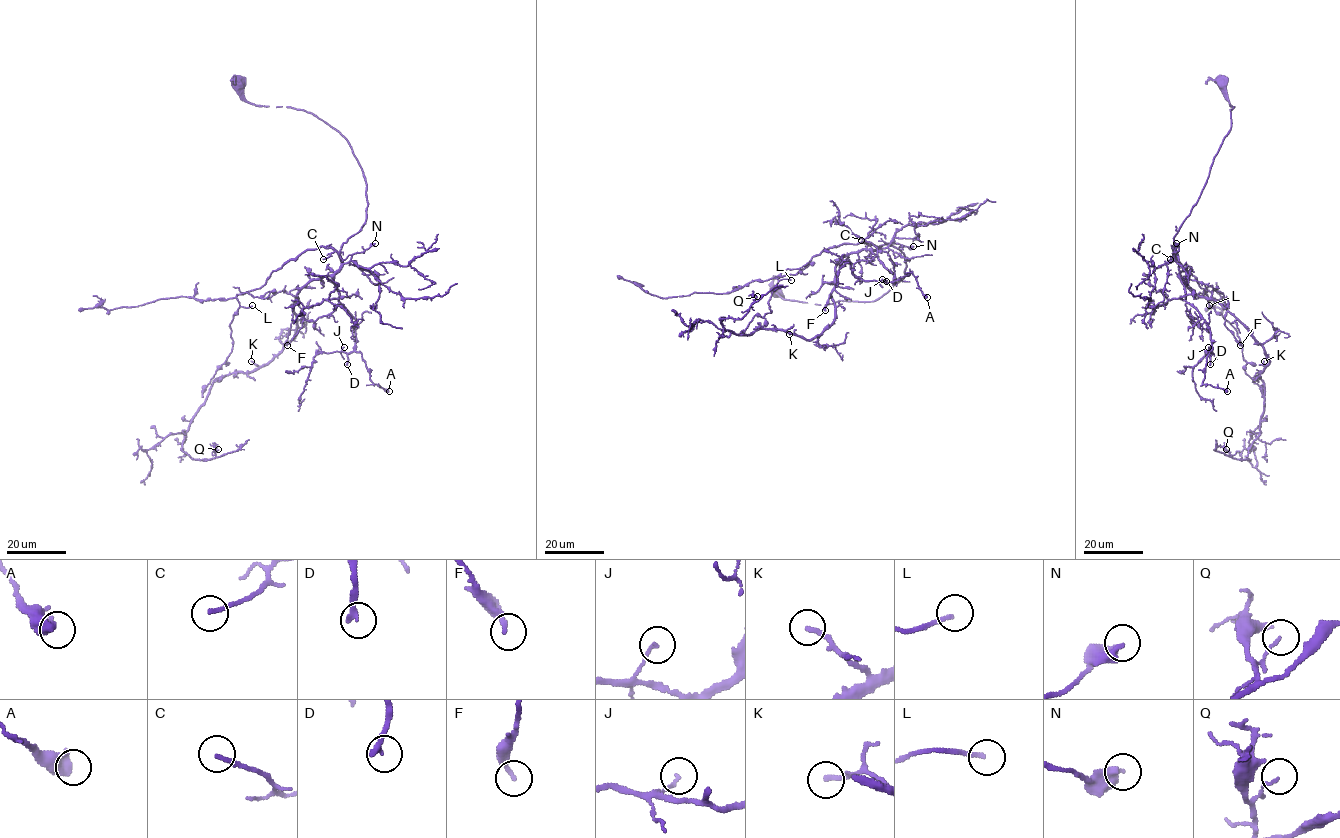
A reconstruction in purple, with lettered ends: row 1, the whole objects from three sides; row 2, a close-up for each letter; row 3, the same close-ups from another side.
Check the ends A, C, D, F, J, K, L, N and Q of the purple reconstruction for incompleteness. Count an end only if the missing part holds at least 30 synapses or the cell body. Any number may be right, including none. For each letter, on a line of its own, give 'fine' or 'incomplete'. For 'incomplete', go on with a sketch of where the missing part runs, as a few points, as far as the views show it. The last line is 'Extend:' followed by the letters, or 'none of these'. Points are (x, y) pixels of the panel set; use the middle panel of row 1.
A: fine
C: fine
D: incomplete; course (886, 281), (875, 281), (873, 286), (863, 288), (867, 308), (865, 322), (863, 320), (868, 319)
F: fine
J: fine
K: fine
L: fine
N: fine
Q: fine
Extend: D

